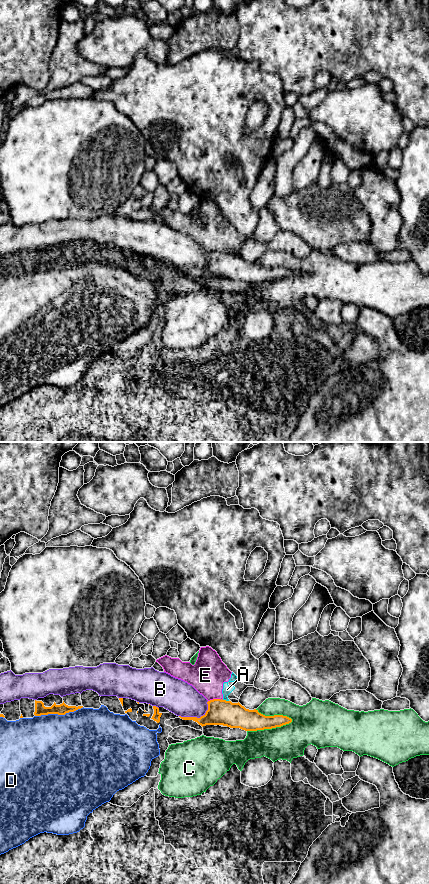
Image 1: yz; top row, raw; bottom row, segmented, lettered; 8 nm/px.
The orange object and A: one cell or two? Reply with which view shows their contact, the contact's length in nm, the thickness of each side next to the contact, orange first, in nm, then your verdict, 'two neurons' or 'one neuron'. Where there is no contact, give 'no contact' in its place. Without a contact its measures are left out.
yz | 60 nm | 200/70 nm | two neurons

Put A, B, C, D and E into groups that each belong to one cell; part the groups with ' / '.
A E / B / C / D

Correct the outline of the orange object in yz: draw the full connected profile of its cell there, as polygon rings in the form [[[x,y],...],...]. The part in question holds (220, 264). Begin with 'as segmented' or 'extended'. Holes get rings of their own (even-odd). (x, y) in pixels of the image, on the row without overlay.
as segmented; [[[213,251],[207,254],[208,262],[200,270],[181,269],[183,272],[193,272],[199,277],[223,277],[230,280],[240,280],[245,283],[257,283],[281,279],[292,274],[283,267],[265,268],[258,262],[249,262],[239,254]]]

